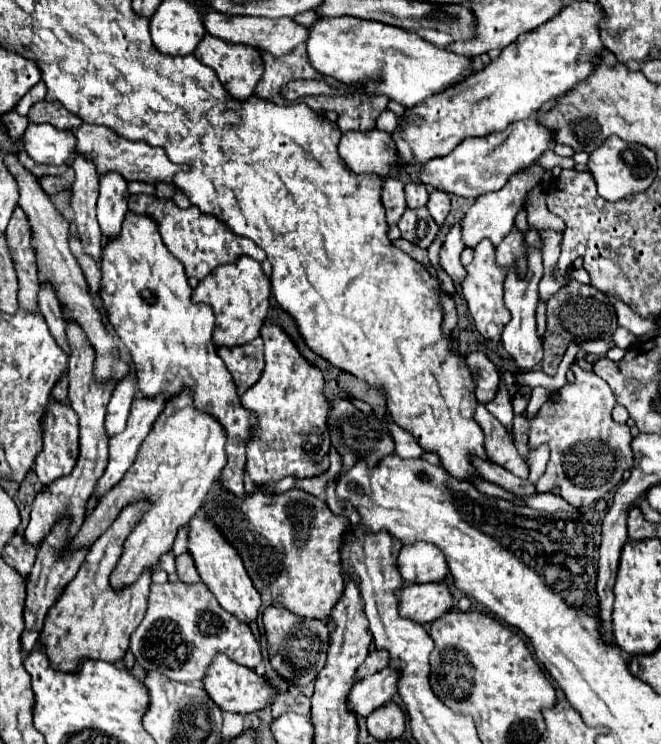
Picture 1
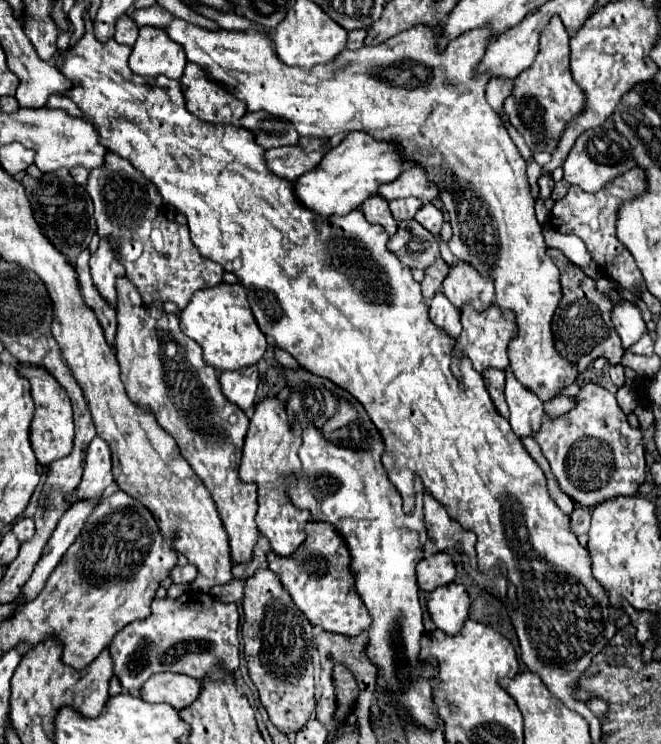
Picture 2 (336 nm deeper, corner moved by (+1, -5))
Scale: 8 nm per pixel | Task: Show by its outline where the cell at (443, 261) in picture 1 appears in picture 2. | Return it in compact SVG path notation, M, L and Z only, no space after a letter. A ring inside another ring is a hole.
M436 292L434 298L430 300L430 320L436 326L444 328L452 338L458 338L462 330L460 308L454 308L454 304L450 304L450 300L446 300L442 292Z

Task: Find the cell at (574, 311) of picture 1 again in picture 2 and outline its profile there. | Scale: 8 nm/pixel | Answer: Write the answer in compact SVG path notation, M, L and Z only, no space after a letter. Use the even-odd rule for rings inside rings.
M548 248L548 256L560 268L562 284L562 300L552 318L552 336L558 354L572 362L580 372L584 372L600 356L608 358L610 364L620 364L624 348L610 320L610 302L596 290L596 282L588 278L576 264L572 264L560 250Z

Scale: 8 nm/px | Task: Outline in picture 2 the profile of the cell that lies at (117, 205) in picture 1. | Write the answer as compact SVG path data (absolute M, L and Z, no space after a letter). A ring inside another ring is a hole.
M110 238L100 240L98 250L90 258L90 272L98 292L106 298L106 302L116 304L116 278L124 274L122 262L116 258L116 248Z

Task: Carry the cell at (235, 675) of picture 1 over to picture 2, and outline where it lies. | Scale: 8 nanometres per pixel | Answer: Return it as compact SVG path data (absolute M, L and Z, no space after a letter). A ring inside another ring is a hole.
M164 672L160 676L152 676L142 686L142 698L148 702L166 702L174 710L188 708L202 692L202 682L194 680L192 676L170 674Z

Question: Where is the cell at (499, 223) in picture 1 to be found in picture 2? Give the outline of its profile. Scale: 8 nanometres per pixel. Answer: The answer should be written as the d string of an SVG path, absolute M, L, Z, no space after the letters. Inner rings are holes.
M458 260L454 266L450 266L450 272L442 282L442 292L458 308L472 304L476 310L484 310L494 302L492 282L492 276L482 276L472 264Z

